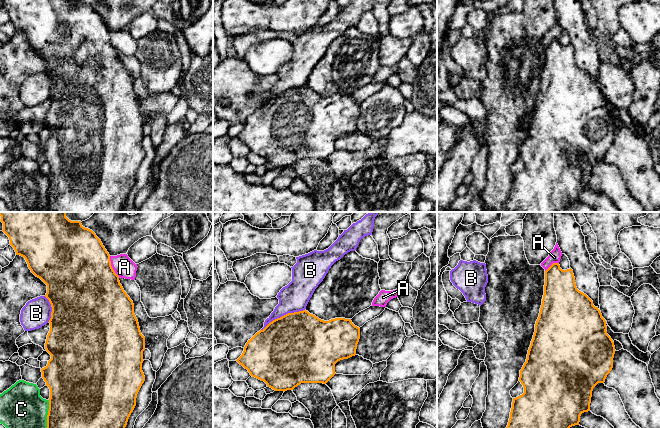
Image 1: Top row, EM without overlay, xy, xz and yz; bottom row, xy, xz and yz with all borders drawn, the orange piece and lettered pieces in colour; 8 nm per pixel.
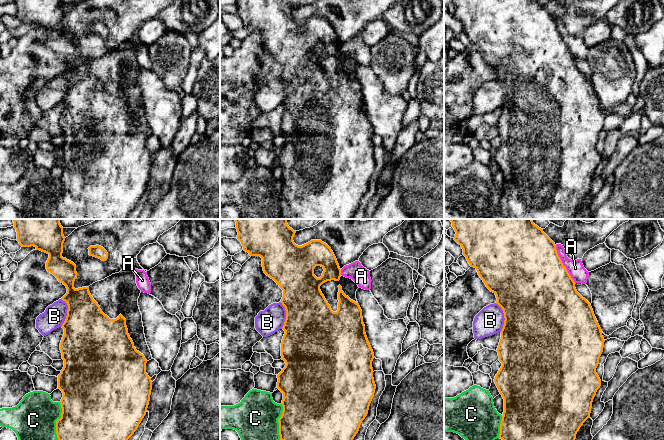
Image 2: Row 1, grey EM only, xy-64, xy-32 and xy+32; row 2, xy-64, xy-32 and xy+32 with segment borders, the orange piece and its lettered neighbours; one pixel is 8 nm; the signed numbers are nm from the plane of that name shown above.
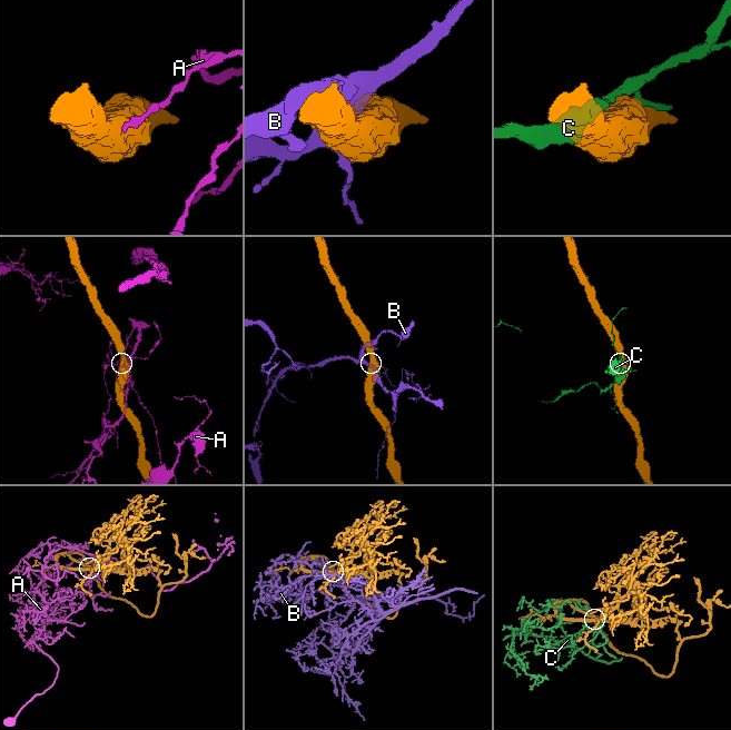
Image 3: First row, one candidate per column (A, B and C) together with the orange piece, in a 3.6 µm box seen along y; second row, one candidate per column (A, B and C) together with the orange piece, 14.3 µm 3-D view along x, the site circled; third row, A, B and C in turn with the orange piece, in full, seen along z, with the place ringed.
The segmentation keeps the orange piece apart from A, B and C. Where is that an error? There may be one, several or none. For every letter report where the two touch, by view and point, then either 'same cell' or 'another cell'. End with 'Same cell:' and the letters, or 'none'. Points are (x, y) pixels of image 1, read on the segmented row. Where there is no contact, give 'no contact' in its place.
A: meets orange in xy at (111, 267); another cell
B: meets orange in xz at (282, 316); another cell
C: meets orange in xy at (48, 414); another cell
Same cell: none

